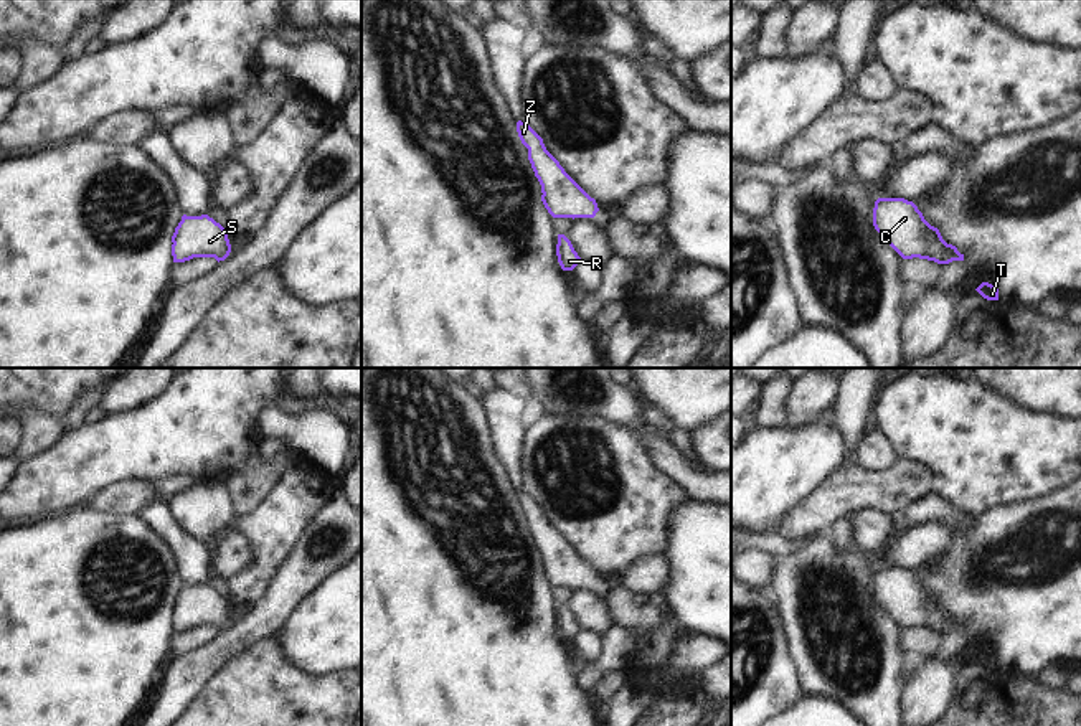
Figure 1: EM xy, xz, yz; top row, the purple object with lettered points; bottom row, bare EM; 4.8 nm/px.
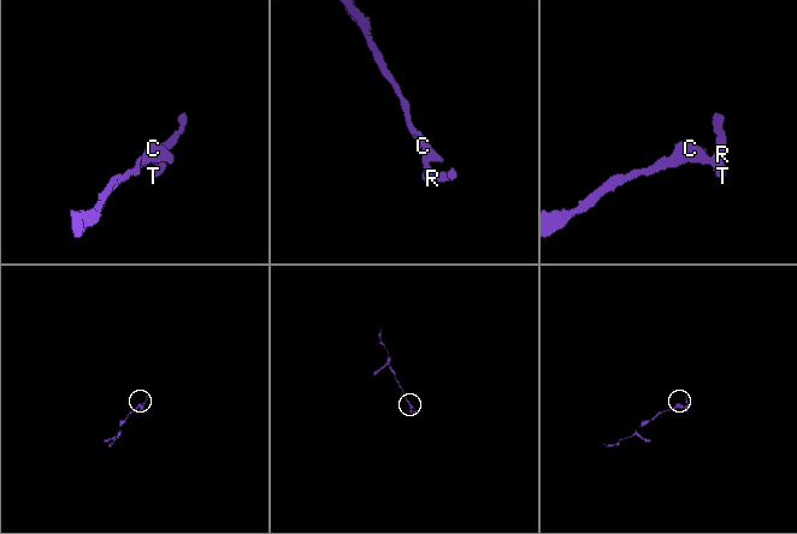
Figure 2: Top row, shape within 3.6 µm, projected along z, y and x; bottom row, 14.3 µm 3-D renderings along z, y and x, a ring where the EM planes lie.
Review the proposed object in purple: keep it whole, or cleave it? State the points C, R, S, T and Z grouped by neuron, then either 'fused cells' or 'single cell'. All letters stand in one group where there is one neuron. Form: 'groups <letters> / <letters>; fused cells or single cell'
groups C R S T Z; single cell

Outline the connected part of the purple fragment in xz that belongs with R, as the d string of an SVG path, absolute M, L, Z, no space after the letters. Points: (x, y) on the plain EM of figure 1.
M558 604L556 625L563 640L573 640L581 632L581 627L564 604Z

